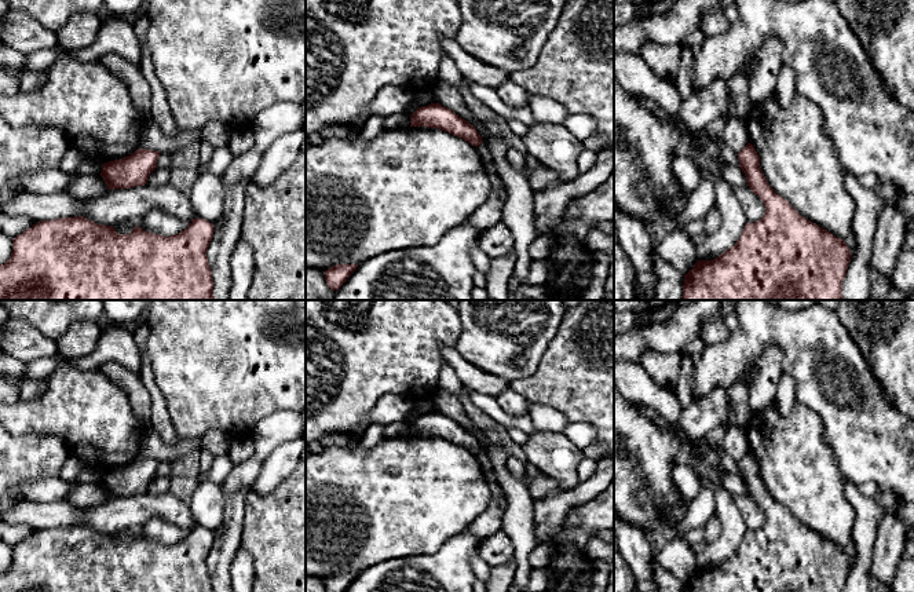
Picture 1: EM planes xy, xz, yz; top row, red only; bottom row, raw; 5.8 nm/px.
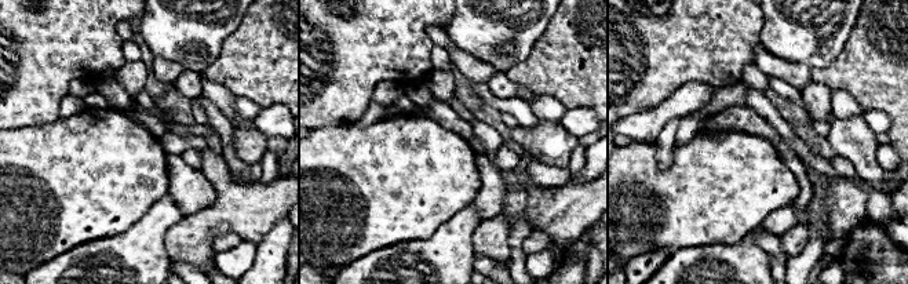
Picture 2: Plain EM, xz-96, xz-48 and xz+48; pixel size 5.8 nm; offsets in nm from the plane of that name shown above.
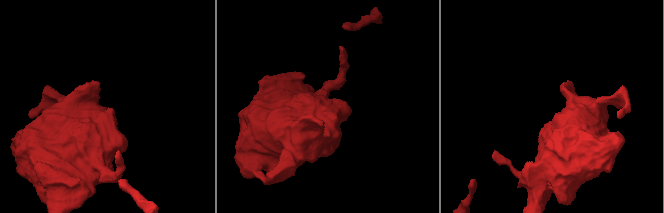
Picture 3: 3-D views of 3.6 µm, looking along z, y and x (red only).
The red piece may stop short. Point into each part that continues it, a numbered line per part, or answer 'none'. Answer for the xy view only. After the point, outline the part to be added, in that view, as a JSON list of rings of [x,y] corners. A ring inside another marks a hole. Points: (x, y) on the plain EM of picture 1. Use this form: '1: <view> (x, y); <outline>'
none

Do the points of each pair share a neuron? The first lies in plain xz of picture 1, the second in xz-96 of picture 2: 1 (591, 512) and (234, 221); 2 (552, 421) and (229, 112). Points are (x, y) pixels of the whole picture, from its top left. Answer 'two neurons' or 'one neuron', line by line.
1: one neuron
2: two neurons

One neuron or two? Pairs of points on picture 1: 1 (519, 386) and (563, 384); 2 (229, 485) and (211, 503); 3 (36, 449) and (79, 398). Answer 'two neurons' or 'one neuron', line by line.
1: one neuron
2: two neurons
3: two neurons

